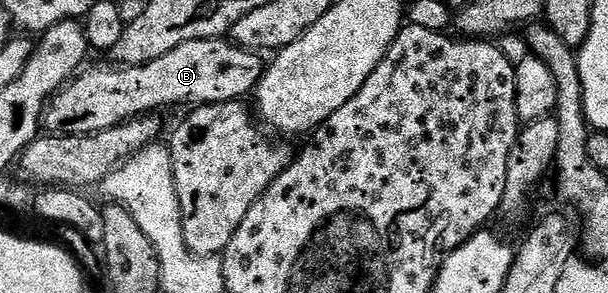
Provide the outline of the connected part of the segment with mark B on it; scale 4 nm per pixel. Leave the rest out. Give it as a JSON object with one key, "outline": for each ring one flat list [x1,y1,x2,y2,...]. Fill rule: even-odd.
{"outline":[[216,38,214,40,194,40,193,42,181,42,181,46,177,46,173,50,169,50,169,54,161,54,161,58,153,58,153,62,148,64,132,64,130,66,114,66,115,68,91,68,80,71,70,84,55,93,50,102,47,104,47,110,43,114,42,127,51,134,62,134,65,136,90,136,93,132,104,132,110,128,117,127,118,124,135,119,137,116,154,113,155,108,171,108,174,104,191,104,187,106,198,106,201,104,227,104,231,100,242,101,243,96,250,97,255,89,259,86,259,80,263,77,265,71,265,60,260,53,251,51,250,48,241,48,238,44,227,38]]}

